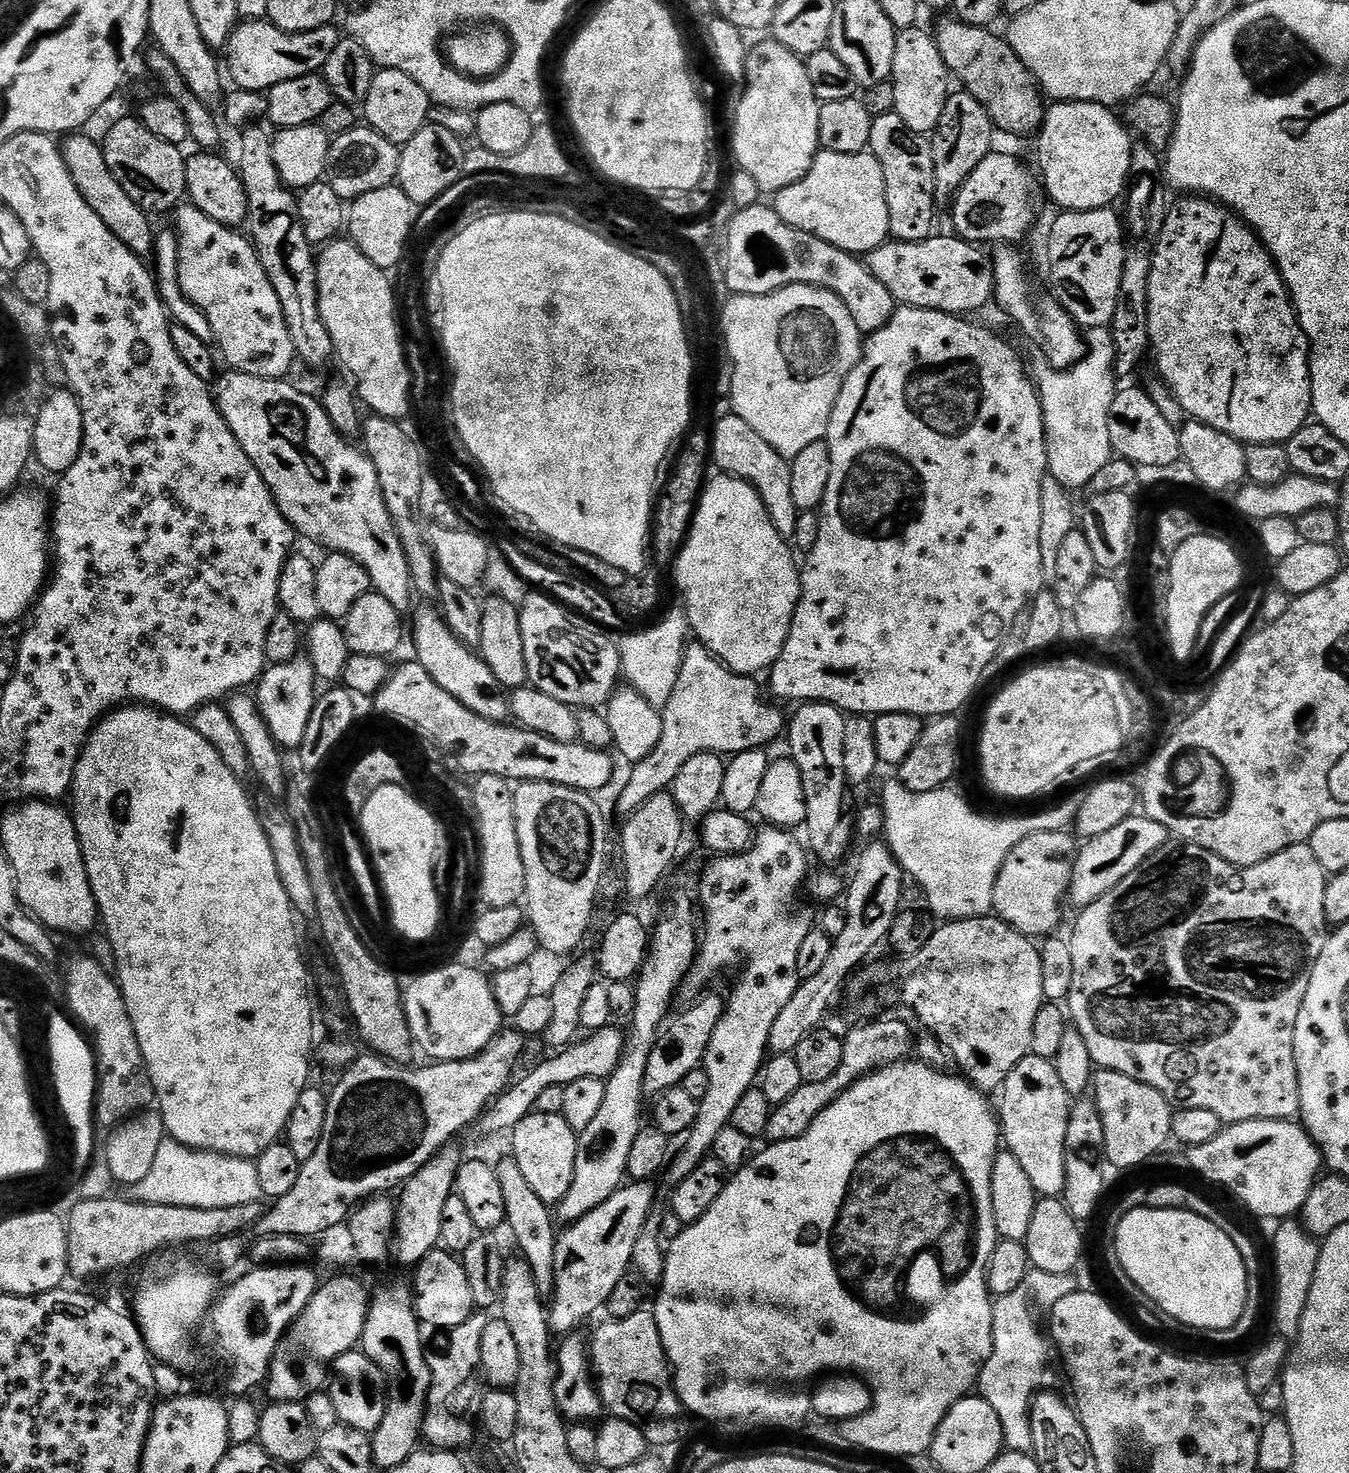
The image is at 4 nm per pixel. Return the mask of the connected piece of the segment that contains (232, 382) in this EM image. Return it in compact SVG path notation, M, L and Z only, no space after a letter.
M228 370L219 377L218 385L214 395L216 403L220 406L220 413L224 415L224 420L230 426L230 430L234 434L234 438L238 438L238 442L242 446L242 450L246 450L246 454L250 458L250 462L254 462L254 466L258 470L258 474L262 474L262 478L266 482L266 486L272 491L272 496L276 500L278 510L282 510L282 514L290 522L290 526L296 531L297 537L313 540L316 544L328 548L329 553L341 552L350 558L354 558L359 564L370 574L370 582L372 588L379 596L386 598L386 602L390 602L390 606L397 608L401 614L407 613L407 608L413 607L414 589L412 587L412 579L410 578L410 566L406 562L406 554L402 550L402 542L398 538L398 534L394 530L394 522L390 518L390 514L386 510L386 502L382 498L382 486L378 482L378 470L374 470L374 462L370 462L367 452L356 448L355 443L349 442L345 437L338 434L338 430L334 428L330 422L330 418L326 414L323 403L315 395L308 395L303 387L295 388L292 384L287 384L287 379L281 378L271 380L270 378L262 378L261 376L251 376L245 372Z

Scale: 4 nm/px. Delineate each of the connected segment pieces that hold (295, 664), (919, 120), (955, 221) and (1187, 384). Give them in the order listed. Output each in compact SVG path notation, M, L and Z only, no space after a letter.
M297 658L285 664L269 667L258 681L260 713L264 715L266 726L281 749L296 750L300 747L311 712L316 709L318 697L318 677L308 658Z
M904 26L897 31L894 46L894 66L890 77L894 88L894 111L910 126L910 130L931 134L936 131L938 118L946 110L950 95L950 73L931 31L923 32L917 26Z
M994 150L986 158L982 158L982 162L978 162L978 166L974 170L974 174L970 174L970 178L966 178L966 182L962 182L962 186L958 190L958 194L953 198L950 205L952 211L952 224L955 235L962 240L967 240L977 246L1000 246L1005 242L1020 242L1024 235L1032 228L1032 223L1036 220L1036 188L1038 192L1038 180L1033 172L1027 168L1020 160L1015 160L1012 156L1000 150Z
M1195 194L1185 195L1180 198L1180 201L1173 203L1168 209L1166 214L1166 222L1162 226L1160 236L1156 239L1154 245L1154 251L1152 256L1152 269L1148 272L1148 285L1146 285L1146 291L1148 294L1148 305L1150 306L1150 338L1152 343L1150 345L1151 351L1156 352L1156 364L1160 367L1159 379L1163 383L1167 384L1169 390L1174 394L1176 401L1184 407L1185 413L1193 420L1200 420L1206 426L1210 426L1214 430L1222 430L1226 434L1230 434L1234 439L1240 441L1241 444L1247 446L1250 444L1284 444L1287 440L1294 435L1301 426L1309 423L1310 417L1313 415L1312 411L1312 361L1310 359L1310 349L1308 346L1308 336L1302 330L1300 320L1296 316L1296 308L1292 304L1292 296L1288 292L1288 287L1284 285L1284 279L1282 274L1276 268L1276 261L1272 259L1271 254L1268 253L1268 247L1260 241L1259 236L1240 219L1236 213L1225 208L1223 204L1207 199Z

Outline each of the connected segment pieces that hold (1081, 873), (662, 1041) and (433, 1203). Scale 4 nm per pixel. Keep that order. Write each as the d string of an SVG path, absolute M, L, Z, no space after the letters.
M1133 814L1114 826L1112 830L1107 830L1101 836L1089 839L1083 847L1077 851L1076 861L1072 863L1072 881L1068 887L1067 899L1070 904L1076 907L1076 910L1089 908L1094 901L1102 898L1126 874L1138 870L1150 854L1154 854L1158 849L1169 843L1170 833L1158 822L1154 822L1148 816L1143 814Z
M705 991L699 998L693 999L692 1005L685 1012L677 1011L656 1037L656 1045L654 1050L650 1050L650 1058L646 1062L644 1079L644 1091L649 1097L654 1098L660 1092L681 1087L686 1074L690 1074L690 1070L701 1067L705 1063L704 1055L706 1057L709 1055L714 1030L722 1018L726 1003L723 995L720 997L718 993L712 991Z
M449 1146L436 1153L426 1166L405 1180L399 1189L396 1206L396 1234L394 1237L394 1256L402 1263L415 1266L440 1244L442 1234L442 1209L446 1207L446 1198L454 1194L456 1171L462 1163L462 1155L456 1146Z

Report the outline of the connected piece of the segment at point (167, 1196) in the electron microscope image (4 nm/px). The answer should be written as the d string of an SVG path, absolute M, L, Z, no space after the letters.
M166 1138L158 1146L158 1154L154 1154L154 1166L150 1166L150 1174L135 1184L134 1196L146 1204L221 1208L253 1204L261 1199L262 1193L258 1186L255 1159L187 1148L177 1140Z

